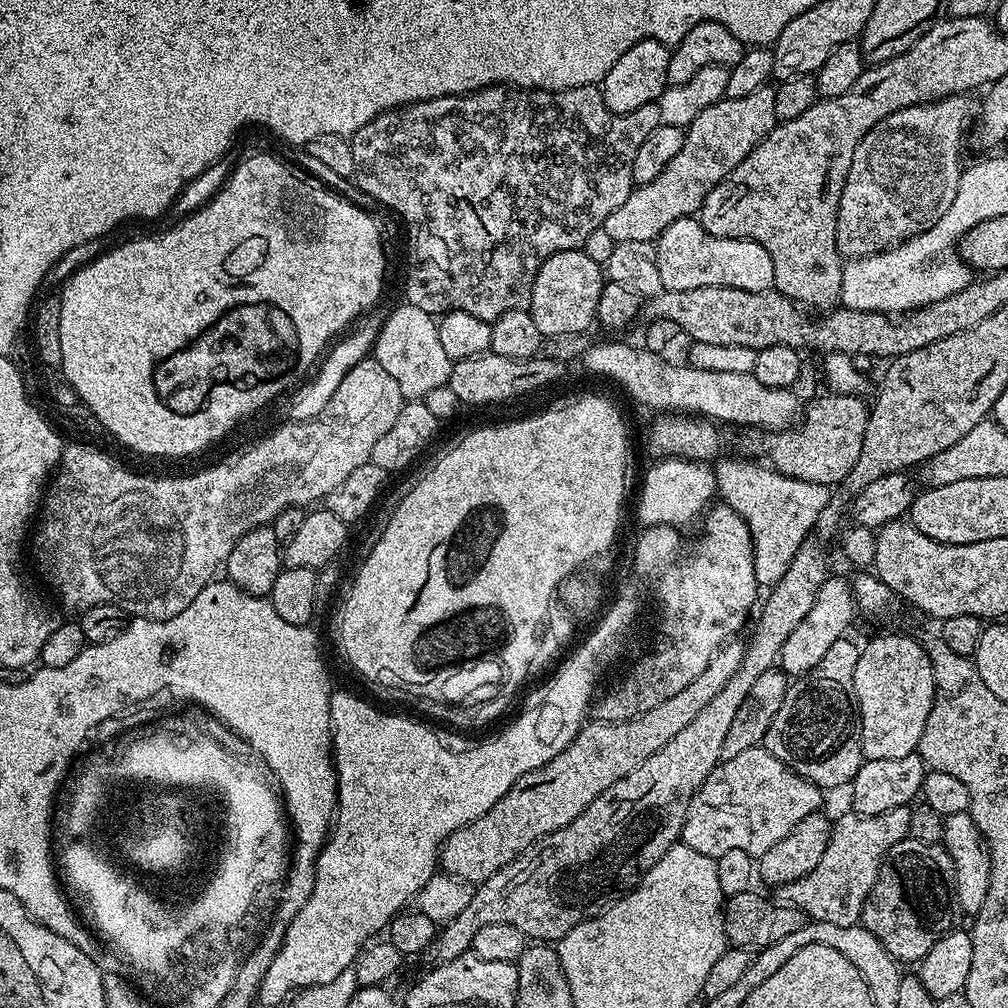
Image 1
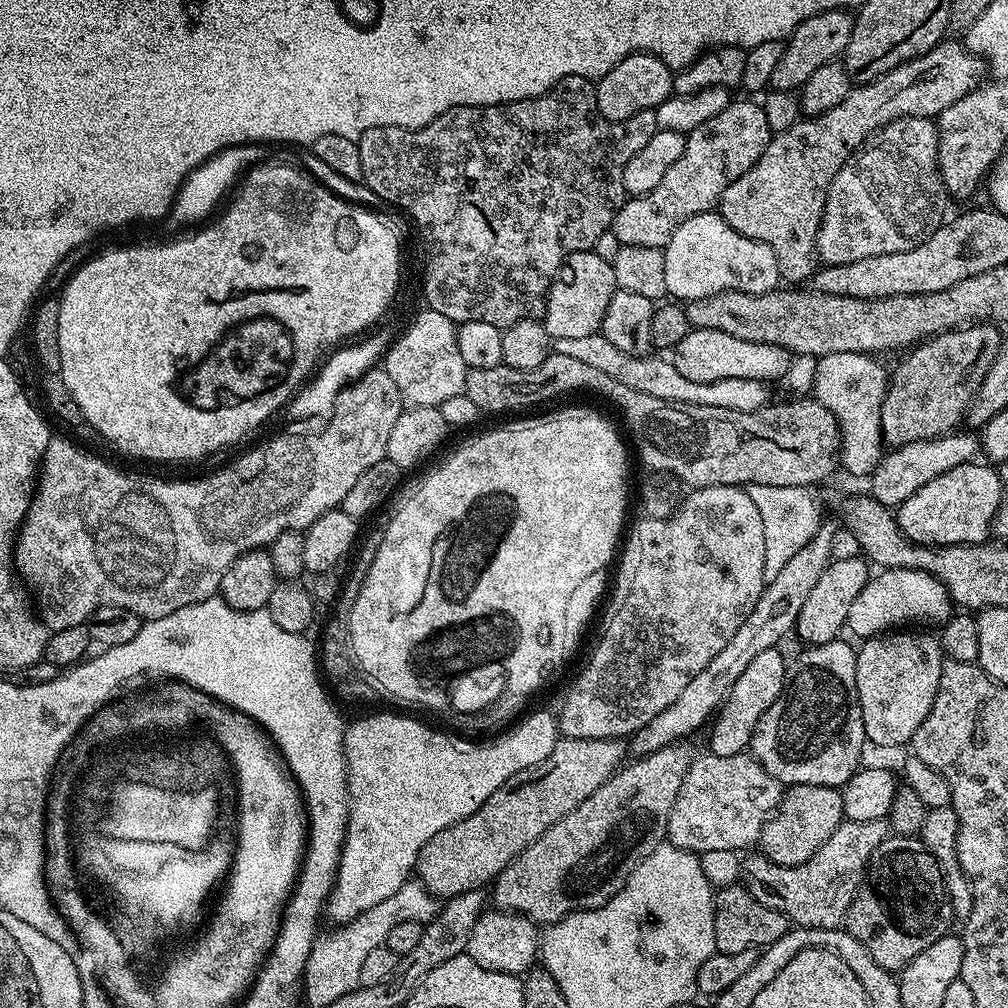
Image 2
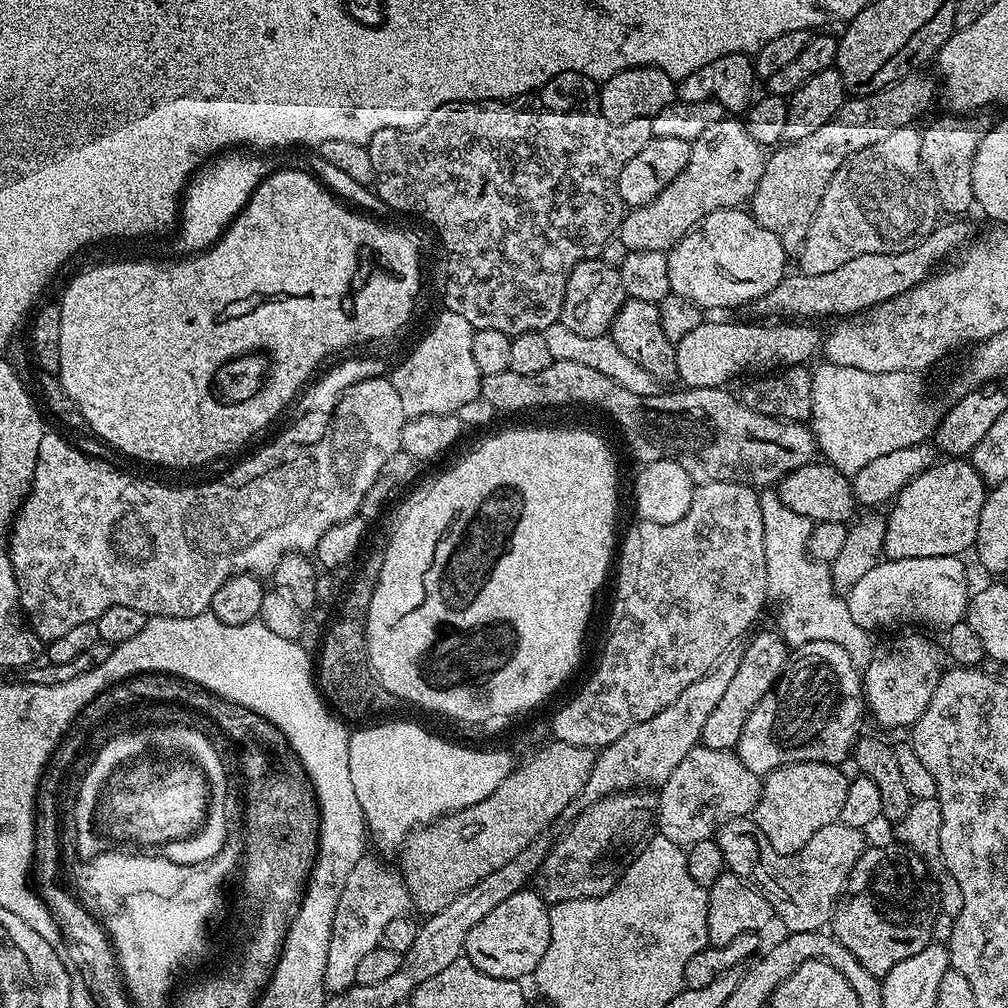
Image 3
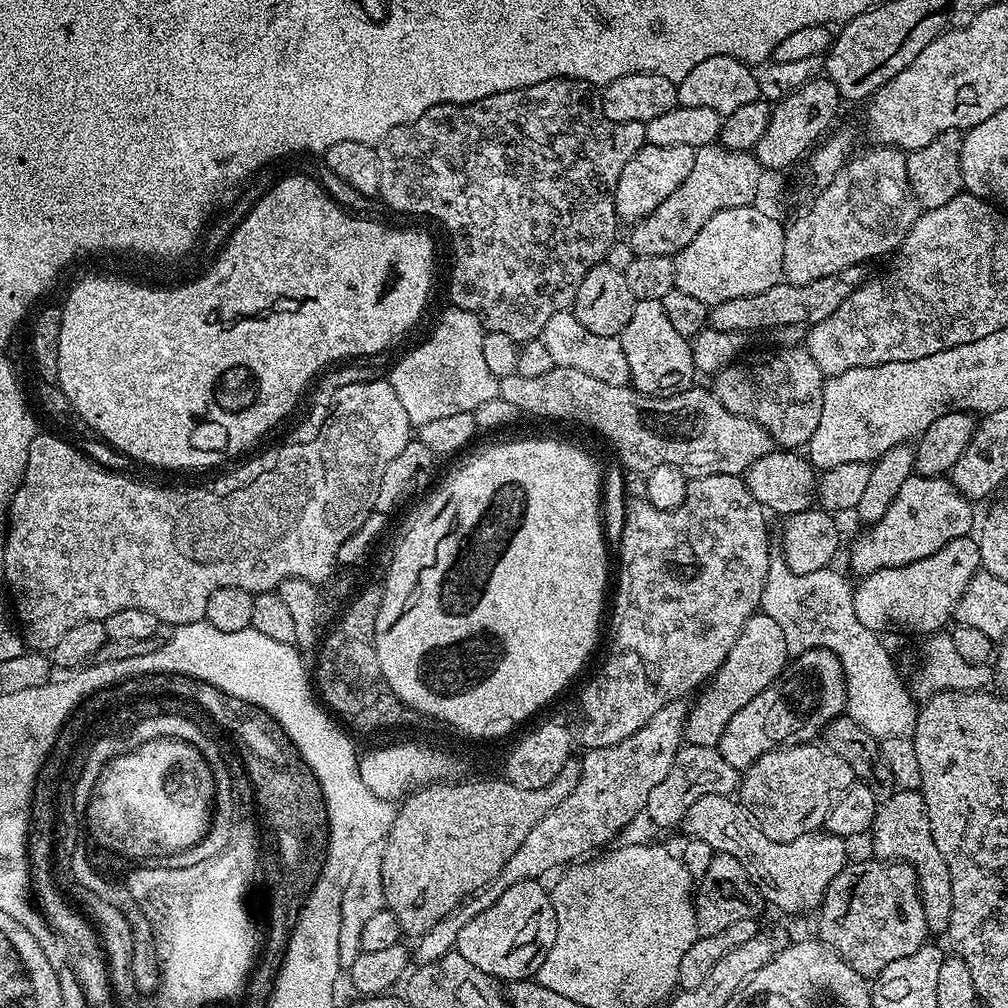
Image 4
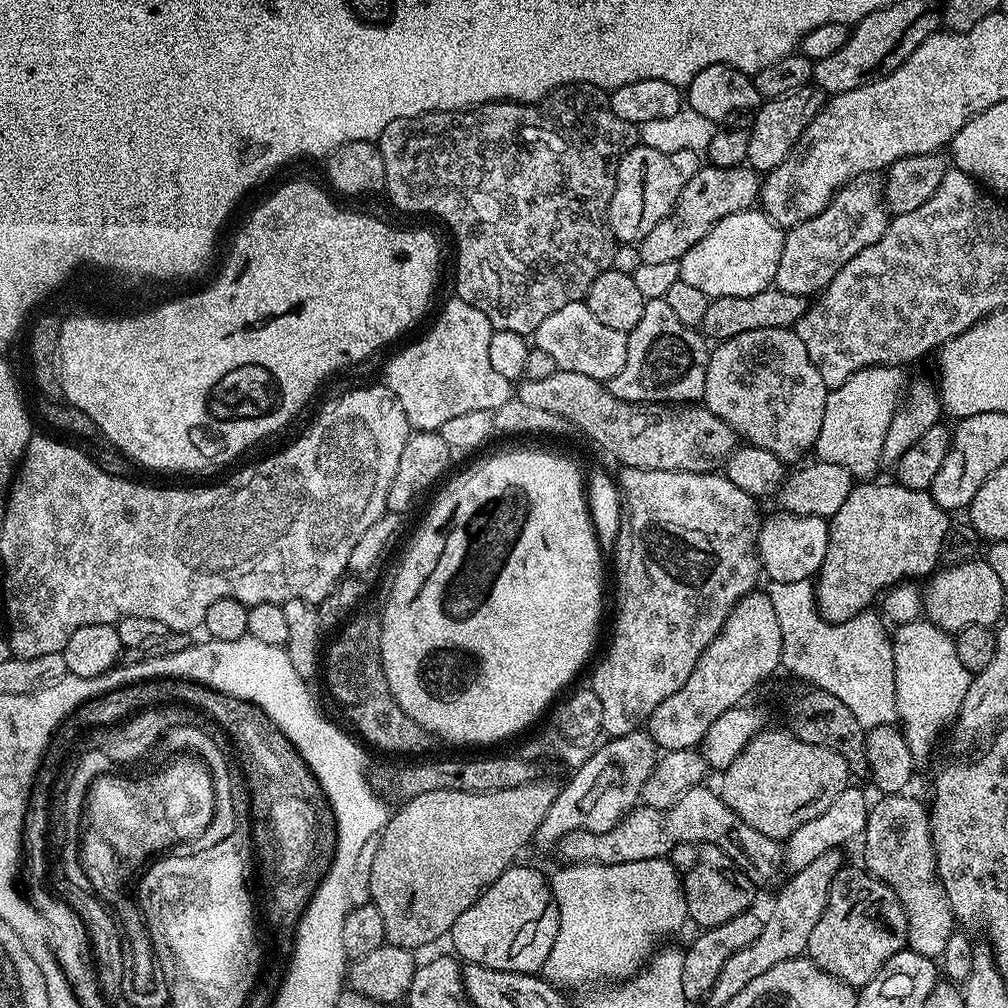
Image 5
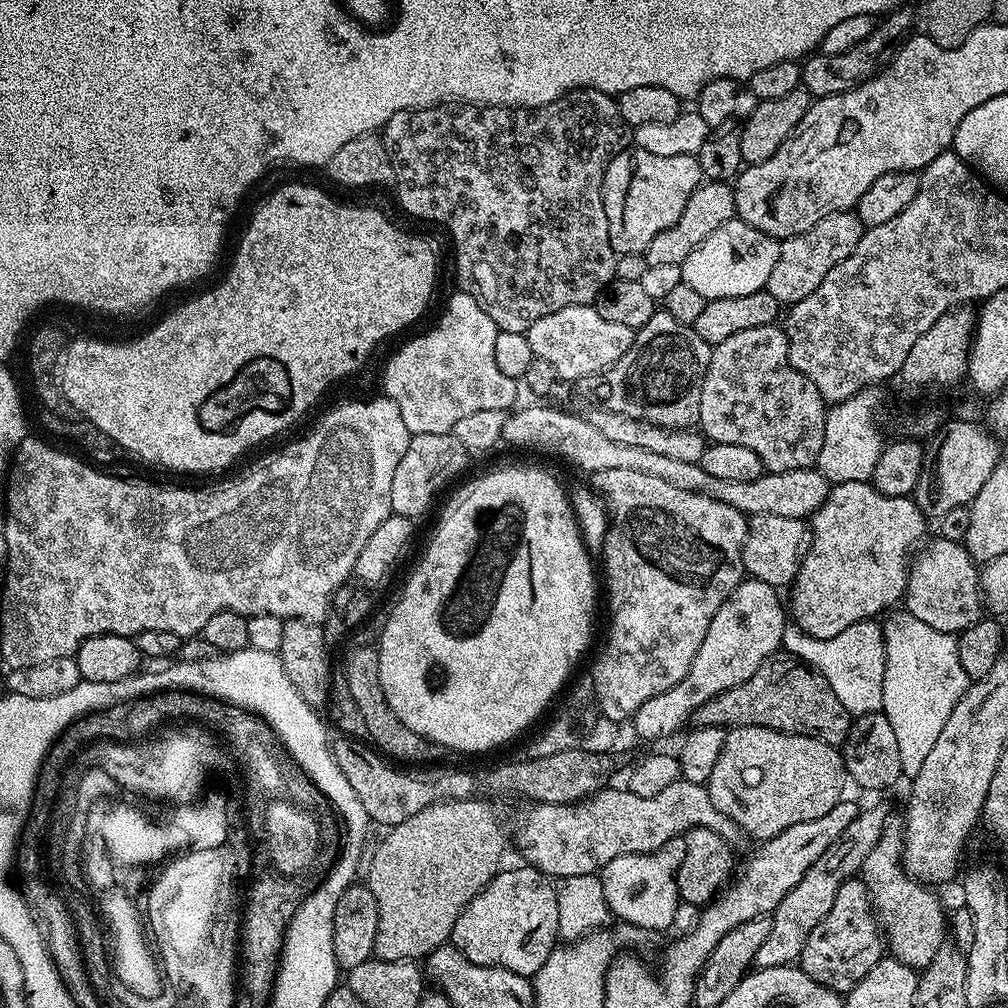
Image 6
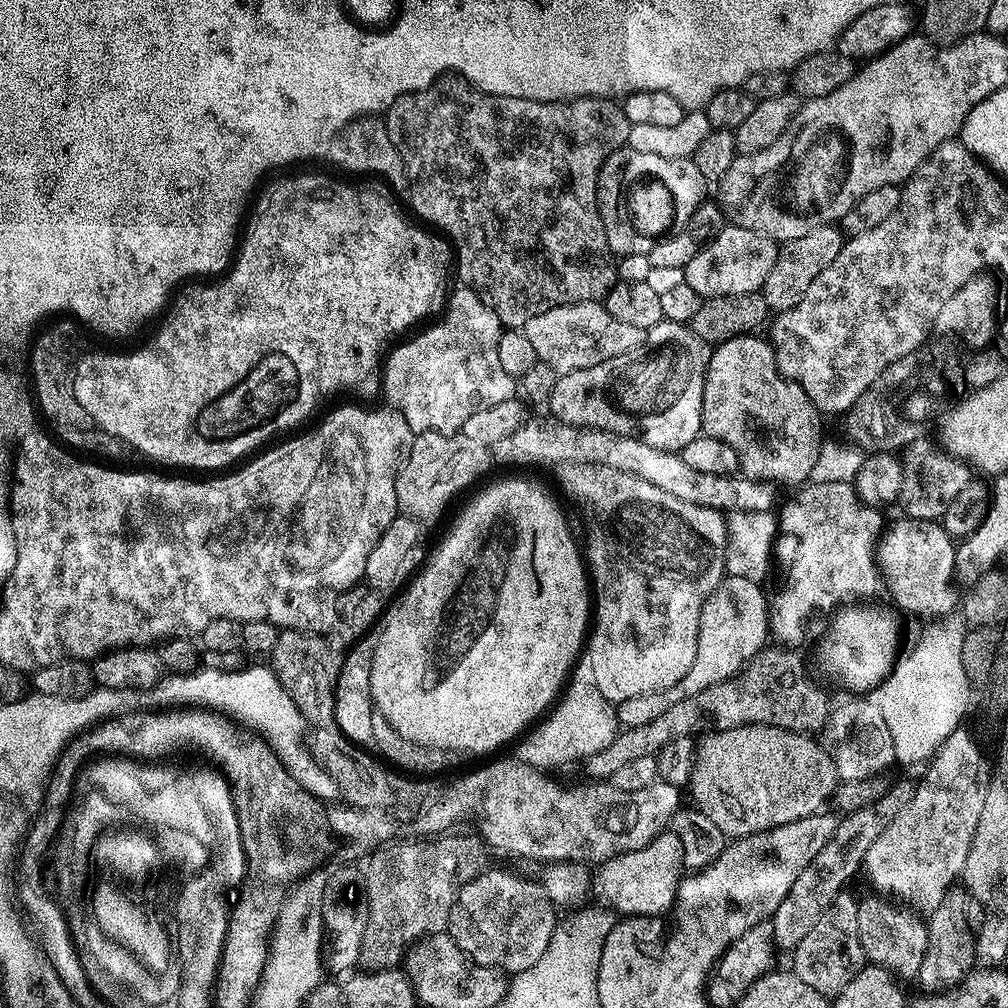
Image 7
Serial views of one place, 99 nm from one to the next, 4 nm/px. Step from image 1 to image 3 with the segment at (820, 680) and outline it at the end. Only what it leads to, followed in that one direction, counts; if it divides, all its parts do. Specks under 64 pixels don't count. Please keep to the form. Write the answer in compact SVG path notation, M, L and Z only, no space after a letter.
M806 642L791 653L779 683L782 688L784 684L784 704L776 697L775 691L767 692L762 702L758 702L758 706L754 706L746 718L746 726L742 726L742 738L738 738L734 751L746 770L767 774L783 764L794 762L843 765L843 760L853 755L854 745L862 732L860 719L866 716L864 685L856 661L850 658L850 654L846 654L846 650L842 650L842 646L838 646L838 642Z

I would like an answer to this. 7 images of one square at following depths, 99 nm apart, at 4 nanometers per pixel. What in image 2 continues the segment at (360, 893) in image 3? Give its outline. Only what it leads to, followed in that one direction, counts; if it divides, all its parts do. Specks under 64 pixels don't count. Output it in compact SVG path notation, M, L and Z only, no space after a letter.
M410 878L386 902L378 902L374 906L355 916L352 920L341 923L337 932L332 932L328 940L317 939L310 950L310 958L304 966L302 981L302 996L305 1001L322 1000L329 1002L342 998L342 994L350 994L360 987L358 970L362 970L364 960L370 955L370 950L381 947L390 934L391 928L398 926L398 922L418 922L428 924L435 918L438 911L437 897L433 896L419 879Z

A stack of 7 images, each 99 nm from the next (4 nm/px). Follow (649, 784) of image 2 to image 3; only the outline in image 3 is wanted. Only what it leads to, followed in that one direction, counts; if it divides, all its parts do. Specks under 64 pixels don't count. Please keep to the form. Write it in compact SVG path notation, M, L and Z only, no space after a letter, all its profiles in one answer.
M648 790L619 792L587 805L583 809L585 812L565 830L564 837L549 847L546 858L536 871L534 888L544 899L545 904L551 906L574 898L594 898L610 891L634 862L634 858L638 858L640 851L648 845L654 832L653 808L654 796Z

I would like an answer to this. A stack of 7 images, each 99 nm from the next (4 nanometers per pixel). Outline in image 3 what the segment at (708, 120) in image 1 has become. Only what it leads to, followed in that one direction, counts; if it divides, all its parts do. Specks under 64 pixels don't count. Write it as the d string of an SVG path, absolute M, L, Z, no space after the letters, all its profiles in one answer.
M725 118L714 122L714 126L698 134L698 138L692 141L686 170L682 170L682 174L678 174L678 178L674 178L674 182L670 182L662 194L642 206L625 211L618 233L622 246L626 246L630 252L671 252L679 240L686 238L686 234L714 214L714 210L747 205L762 178L765 159L765 149L750 138L750 130L746 130L743 119Z

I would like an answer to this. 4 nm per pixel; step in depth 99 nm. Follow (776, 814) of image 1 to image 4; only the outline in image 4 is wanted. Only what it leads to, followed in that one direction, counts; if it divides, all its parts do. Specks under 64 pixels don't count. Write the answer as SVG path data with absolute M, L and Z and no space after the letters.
M685 743L674 758L666 778L650 790L646 816L649 816L660 828L672 828L683 821L684 815L698 802L698 798L718 794L719 796L732 796L738 788L738 770L722 758L716 748L694 746Z

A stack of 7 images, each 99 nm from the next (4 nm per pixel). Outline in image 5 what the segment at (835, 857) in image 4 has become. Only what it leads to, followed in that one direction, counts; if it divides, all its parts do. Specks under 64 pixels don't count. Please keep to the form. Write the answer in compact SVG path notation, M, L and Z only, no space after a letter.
M697 786L686 790L686 794L682 794L679 802L671 804L668 808L636 806L624 819L605 833L572 832L569 836L563 836L558 845L558 853L560 852L561 861L573 864L621 864L622 862L659 860L671 854L674 846L679 844L718 846L718 850L725 852L757 886L770 883L779 874L780 868L782 872L784 864L784 849L781 841L766 838L766 834L758 834L754 826L746 826L746 822L742 822L742 818L738 818L738 814L734 814L734 810L730 810L730 806L722 802L720 795L713 789L711 792L708 786Z

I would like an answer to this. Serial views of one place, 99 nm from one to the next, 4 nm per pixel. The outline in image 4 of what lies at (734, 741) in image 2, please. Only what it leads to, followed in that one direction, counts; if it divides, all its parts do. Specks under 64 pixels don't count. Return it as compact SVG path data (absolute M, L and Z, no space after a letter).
M763 610L756 611L746 622L746 626L742 626L738 642L730 646L726 662L722 662L712 679L703 685L702 691L695 697L696 705L693 703L689 707L683 739L694 746L716 748L722 738L722 730L726 730L726 722L730 722L730 718L734 718L734 714L738 714L738 710L742 710L746 702L754 702L754 698L758 698L762 690L781 679L789 663L786 634L782 634L782 629L778 622L774 622L774 618L770 618Z

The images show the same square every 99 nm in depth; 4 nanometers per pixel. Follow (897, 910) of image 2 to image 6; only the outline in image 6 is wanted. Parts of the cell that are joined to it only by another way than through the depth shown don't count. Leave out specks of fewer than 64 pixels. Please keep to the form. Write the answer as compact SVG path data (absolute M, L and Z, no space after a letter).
M853 878L838 886L838 895L834 898L834 906L830 906L830 914L826 914L826 918L822 918L822 922L810 930L810 938L806 938L806 946L802 946L798 967L831 992L846 994L858 986L866 974L870 974L885 952L886 941L873 915L864 881Z

